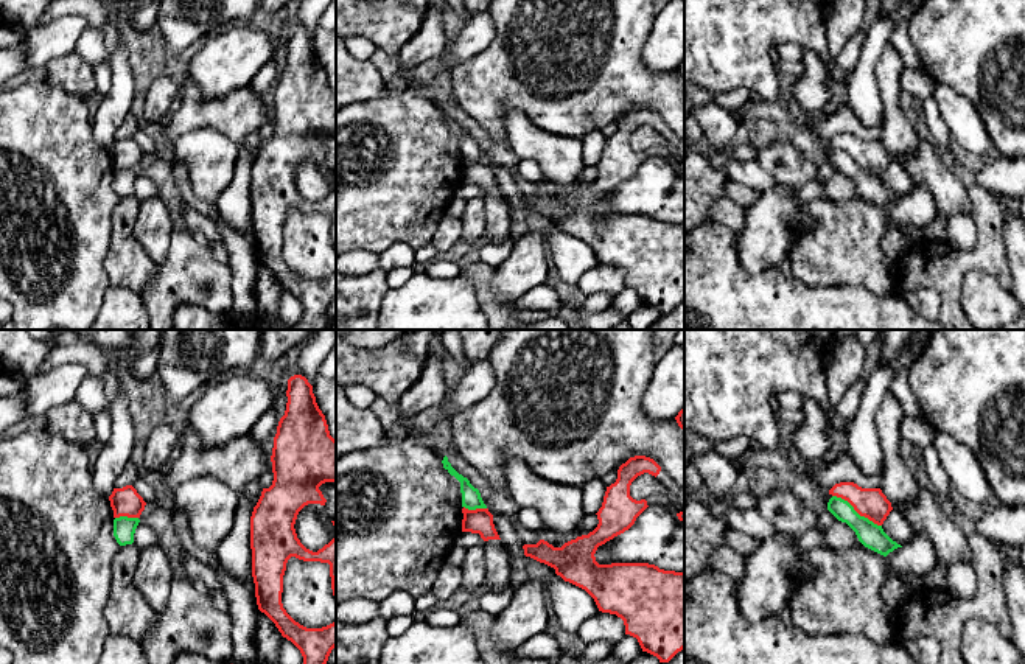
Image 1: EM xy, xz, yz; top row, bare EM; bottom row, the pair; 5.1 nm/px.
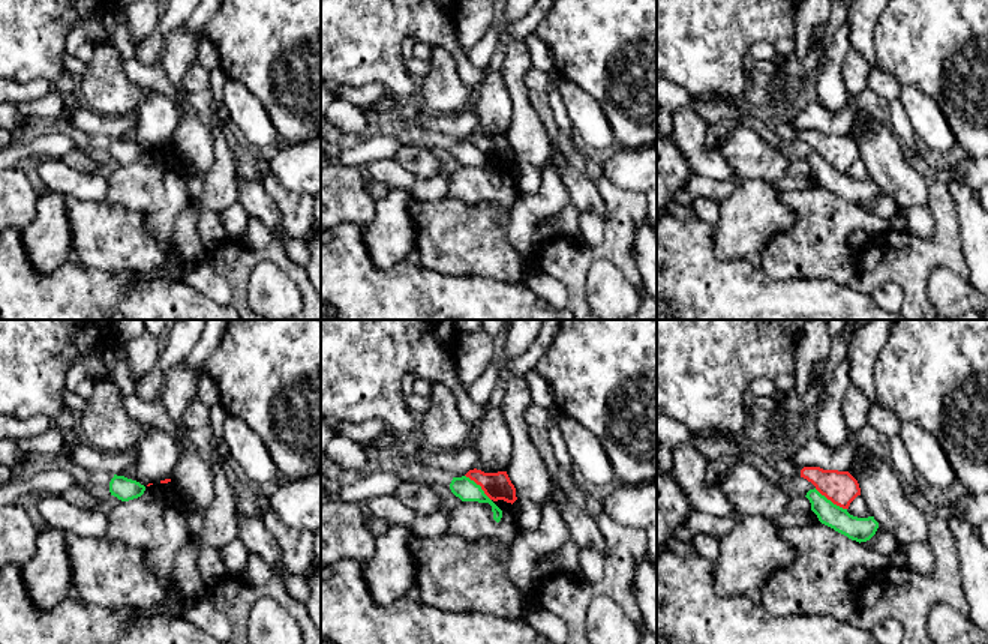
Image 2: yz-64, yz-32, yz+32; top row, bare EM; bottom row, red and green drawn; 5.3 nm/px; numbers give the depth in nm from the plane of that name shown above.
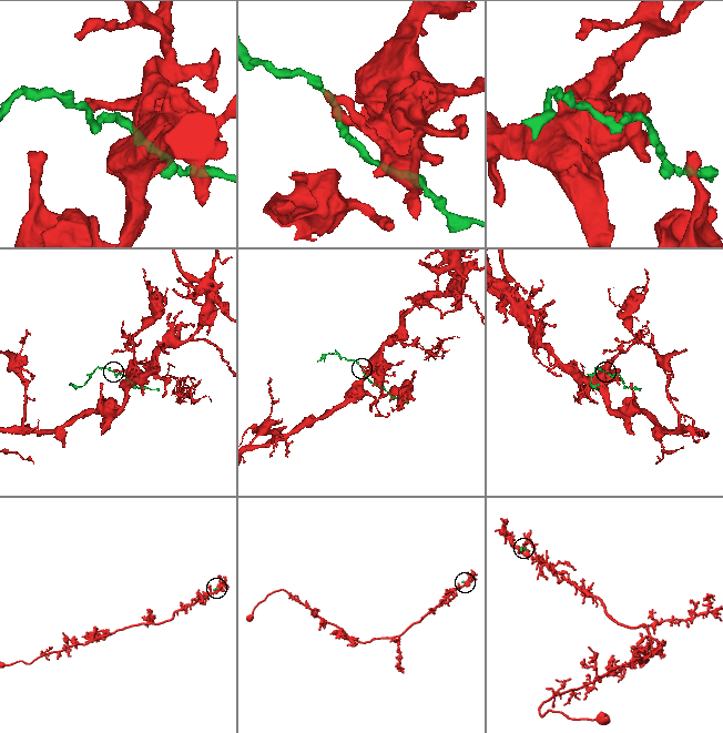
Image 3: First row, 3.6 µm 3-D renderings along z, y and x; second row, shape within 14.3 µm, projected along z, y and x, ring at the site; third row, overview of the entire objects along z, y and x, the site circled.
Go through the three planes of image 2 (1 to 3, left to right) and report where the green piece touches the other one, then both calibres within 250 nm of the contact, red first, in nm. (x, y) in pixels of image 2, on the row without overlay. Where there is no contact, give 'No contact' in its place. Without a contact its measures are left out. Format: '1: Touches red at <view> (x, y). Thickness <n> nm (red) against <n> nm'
1: No contact
2: Touches red at yz-32 (480, 149). Thickness 140 nm (red) against 120 nm
3: Touches red at yz+32 (831, 164). Thickness 180 nm (red) against 130 nm

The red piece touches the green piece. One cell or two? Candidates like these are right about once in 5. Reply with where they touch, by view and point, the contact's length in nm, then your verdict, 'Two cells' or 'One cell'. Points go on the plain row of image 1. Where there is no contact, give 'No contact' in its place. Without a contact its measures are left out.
Touches red at yz (857, 164). Shared border 300 nm. Two cells

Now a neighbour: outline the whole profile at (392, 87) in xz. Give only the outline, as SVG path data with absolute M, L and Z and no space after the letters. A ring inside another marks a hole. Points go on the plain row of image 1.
M395 78L392 81L384 82L383 96L398 95L411 87L406 78Z

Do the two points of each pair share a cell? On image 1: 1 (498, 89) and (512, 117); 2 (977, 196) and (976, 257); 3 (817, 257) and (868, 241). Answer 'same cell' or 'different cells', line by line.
1: different cells
2: same cell
3: same cell

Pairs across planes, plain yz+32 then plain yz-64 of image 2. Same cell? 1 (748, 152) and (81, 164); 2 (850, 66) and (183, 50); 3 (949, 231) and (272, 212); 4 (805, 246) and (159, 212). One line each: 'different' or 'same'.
1: same
2: same
3: different
4: different

